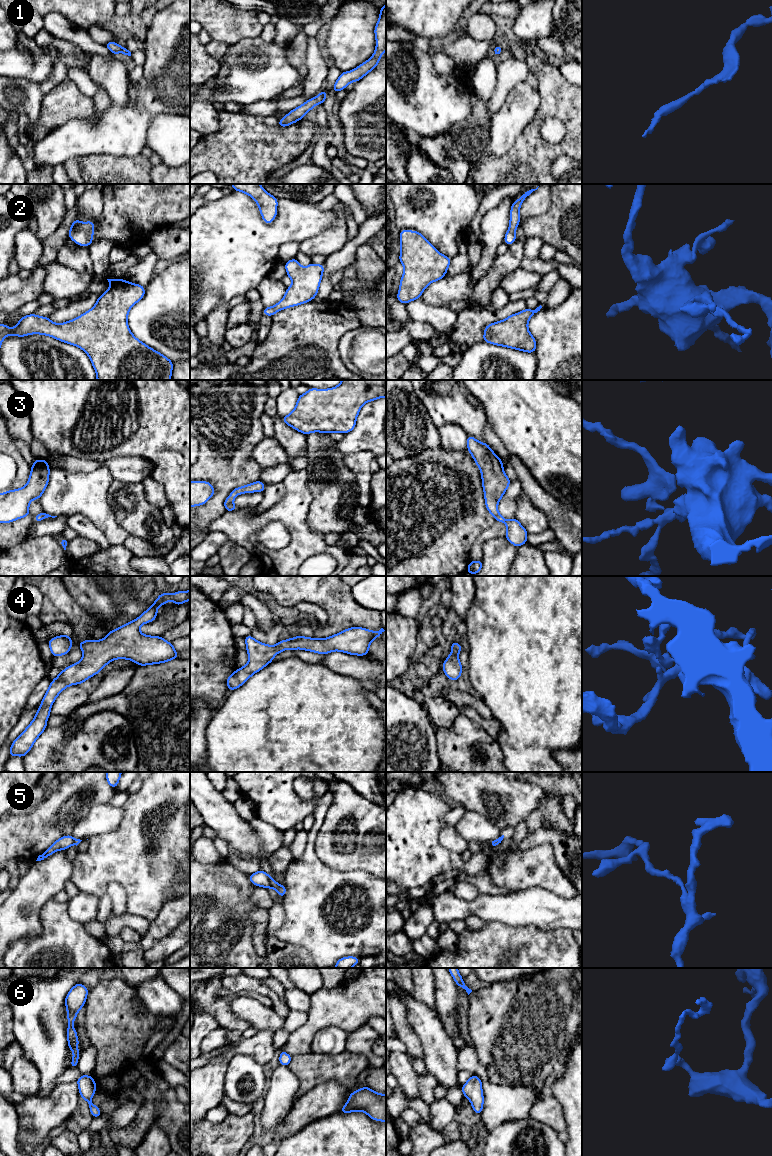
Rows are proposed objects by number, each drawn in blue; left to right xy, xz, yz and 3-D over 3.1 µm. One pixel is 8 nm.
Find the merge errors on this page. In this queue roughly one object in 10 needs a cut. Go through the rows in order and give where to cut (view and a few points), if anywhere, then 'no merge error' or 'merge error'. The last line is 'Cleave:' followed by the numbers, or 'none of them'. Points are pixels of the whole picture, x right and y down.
1: no cut; no merge error
2: no cut; no merge error
3: no cut; no merge error
4: no cut; no merge error
5: cut in xz along (269, 878), (271, 886); merge error
6: no cut; no merge error
Cleave: 5

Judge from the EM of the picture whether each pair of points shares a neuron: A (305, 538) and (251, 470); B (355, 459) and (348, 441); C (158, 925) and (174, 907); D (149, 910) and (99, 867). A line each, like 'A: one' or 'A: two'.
A: two
B: two
C: one
D: one

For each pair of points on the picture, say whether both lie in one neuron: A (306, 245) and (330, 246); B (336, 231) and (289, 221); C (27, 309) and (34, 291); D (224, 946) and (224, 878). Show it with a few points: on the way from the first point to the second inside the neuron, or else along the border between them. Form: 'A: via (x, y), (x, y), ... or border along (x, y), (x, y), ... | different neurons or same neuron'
A: via (312, 245), (324, 245) | same neuron
B: border along (332, 209), (336, 215), (333, 223), (306, 240) | different neurons
C: border along (36, 299), (24, 303), (13, 313) | different neurons
D: via (224, 929), (224, 895) | same neuron

